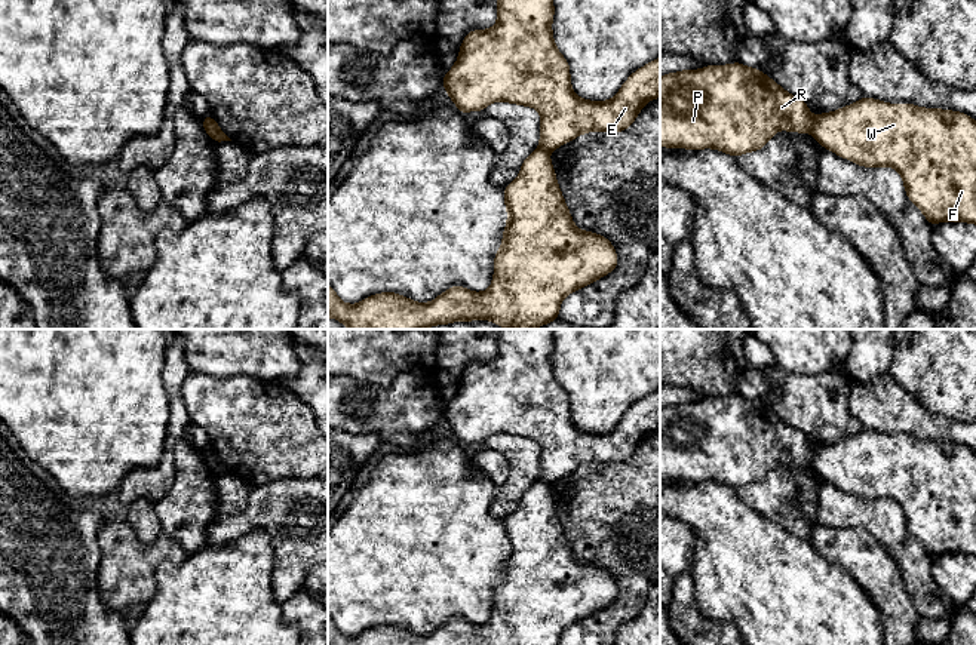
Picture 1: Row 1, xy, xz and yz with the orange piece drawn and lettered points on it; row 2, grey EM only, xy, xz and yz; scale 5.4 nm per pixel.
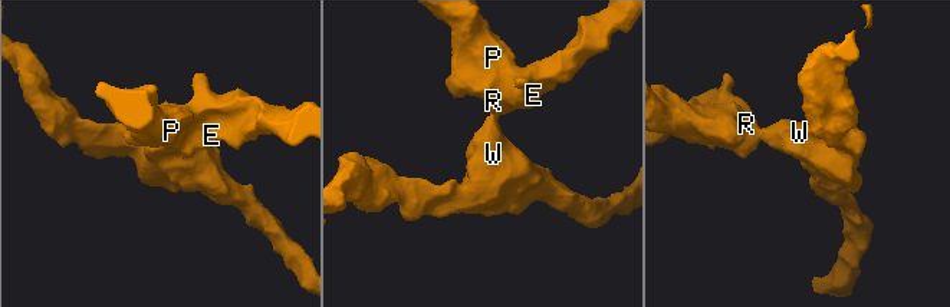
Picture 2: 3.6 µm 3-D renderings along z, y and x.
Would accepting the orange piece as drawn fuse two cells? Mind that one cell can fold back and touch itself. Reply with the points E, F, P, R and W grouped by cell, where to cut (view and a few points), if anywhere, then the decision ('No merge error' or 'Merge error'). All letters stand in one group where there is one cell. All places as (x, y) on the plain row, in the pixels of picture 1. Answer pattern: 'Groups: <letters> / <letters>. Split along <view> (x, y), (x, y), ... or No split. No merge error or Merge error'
Groups: E P R / F W. Split along yz (815, 448), (810, 464). Merge error

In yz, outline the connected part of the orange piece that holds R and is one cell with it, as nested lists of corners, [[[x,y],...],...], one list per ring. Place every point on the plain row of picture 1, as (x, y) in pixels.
[[[740,394],[660,409],[660,477],[666,480],[715,480],[737,489],[764,480],[780,461],[811,466],[813,449],[802,431],[788,426],[761,402]]]

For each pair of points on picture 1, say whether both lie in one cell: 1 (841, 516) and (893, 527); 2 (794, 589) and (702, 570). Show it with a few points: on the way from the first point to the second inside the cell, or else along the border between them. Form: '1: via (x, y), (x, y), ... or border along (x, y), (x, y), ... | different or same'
1: via (855, 516), (880, 518) | same
2: via (772, 584), (760, 577), (724, 577) | same

